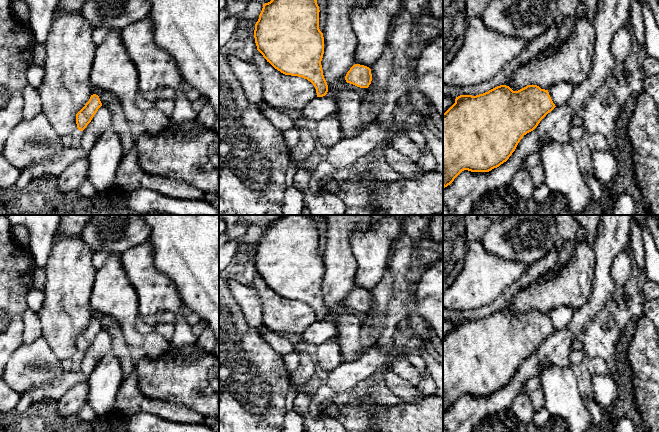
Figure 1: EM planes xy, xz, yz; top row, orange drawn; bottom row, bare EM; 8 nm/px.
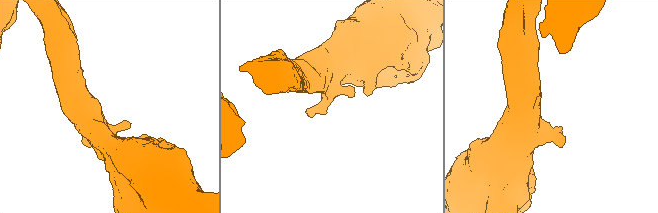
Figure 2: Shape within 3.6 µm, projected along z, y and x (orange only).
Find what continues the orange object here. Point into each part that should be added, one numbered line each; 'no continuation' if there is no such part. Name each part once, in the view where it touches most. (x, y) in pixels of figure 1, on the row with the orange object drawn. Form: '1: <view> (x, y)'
no continuation

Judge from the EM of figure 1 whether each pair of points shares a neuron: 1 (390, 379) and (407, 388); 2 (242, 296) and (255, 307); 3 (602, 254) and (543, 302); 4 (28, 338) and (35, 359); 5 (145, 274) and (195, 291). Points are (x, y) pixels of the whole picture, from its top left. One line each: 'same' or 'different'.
1: same
2: same
3: different
4: different
5: different

